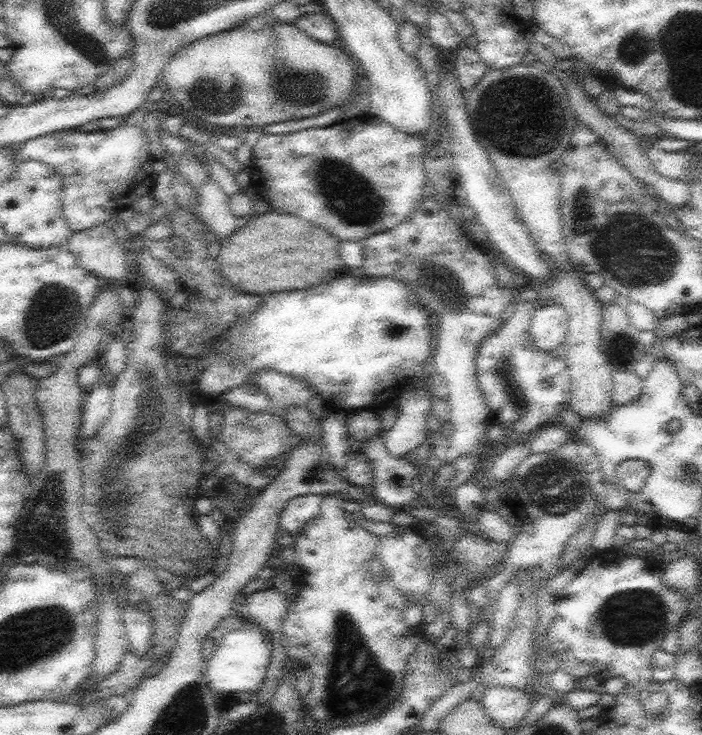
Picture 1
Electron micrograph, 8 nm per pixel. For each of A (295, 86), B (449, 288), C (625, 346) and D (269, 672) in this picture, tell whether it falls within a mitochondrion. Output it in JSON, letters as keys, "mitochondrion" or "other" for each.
{"A":"mitochondrion","B":"mitochondrion","C":"mitochondrion","D":"other"}

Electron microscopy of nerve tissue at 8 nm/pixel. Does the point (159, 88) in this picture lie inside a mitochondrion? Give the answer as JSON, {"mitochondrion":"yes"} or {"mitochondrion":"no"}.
{"mitochondrion":"no"}

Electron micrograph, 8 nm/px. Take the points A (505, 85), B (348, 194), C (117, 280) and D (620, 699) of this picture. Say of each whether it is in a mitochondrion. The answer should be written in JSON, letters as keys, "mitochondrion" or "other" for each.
{"A":"mitochondrion","B":"mitochondrion","C":"other","D":"other"}

